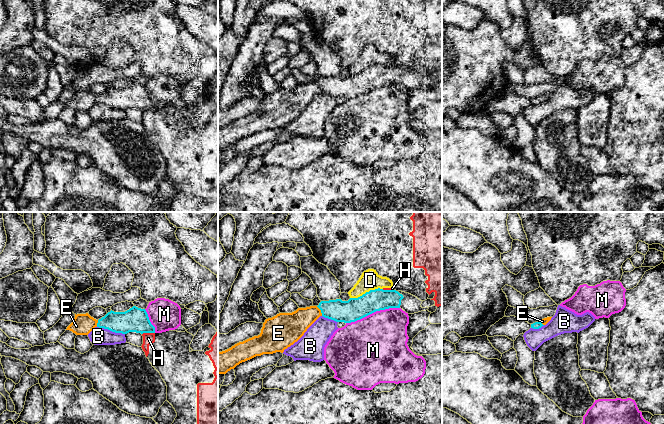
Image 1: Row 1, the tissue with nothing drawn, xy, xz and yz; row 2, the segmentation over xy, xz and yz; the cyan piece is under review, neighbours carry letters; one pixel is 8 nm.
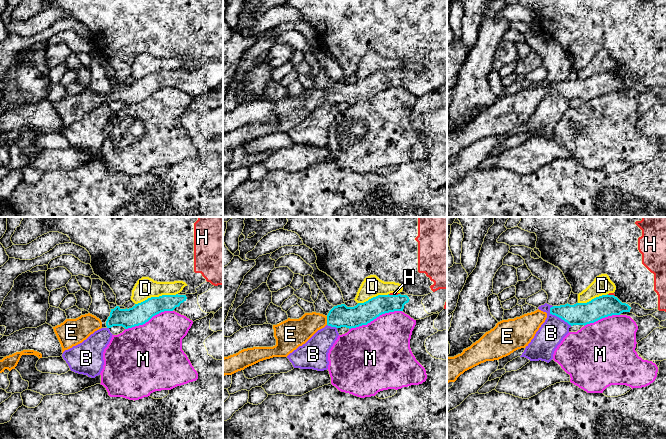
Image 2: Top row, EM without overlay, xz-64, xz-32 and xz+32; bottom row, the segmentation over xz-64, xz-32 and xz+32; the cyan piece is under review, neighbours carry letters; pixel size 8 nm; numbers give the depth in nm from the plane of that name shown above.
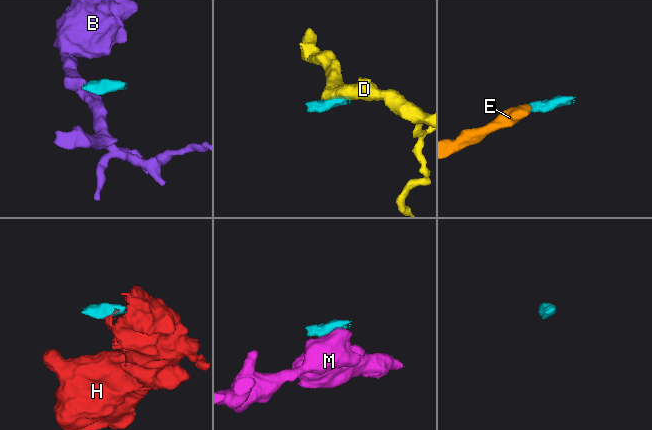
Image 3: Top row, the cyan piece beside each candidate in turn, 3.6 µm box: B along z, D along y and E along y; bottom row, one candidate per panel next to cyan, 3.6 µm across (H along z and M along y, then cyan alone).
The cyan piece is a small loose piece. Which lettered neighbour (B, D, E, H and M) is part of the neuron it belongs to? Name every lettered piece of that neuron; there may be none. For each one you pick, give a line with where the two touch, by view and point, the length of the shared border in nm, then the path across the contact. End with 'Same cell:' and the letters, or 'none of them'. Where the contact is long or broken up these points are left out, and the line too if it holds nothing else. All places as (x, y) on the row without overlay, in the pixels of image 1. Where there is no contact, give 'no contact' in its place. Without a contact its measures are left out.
E: xz (321, 87) | 90 nm | across xz (352, 86), (321, 87), (313, 88), (294, 101)
Same cell: E

